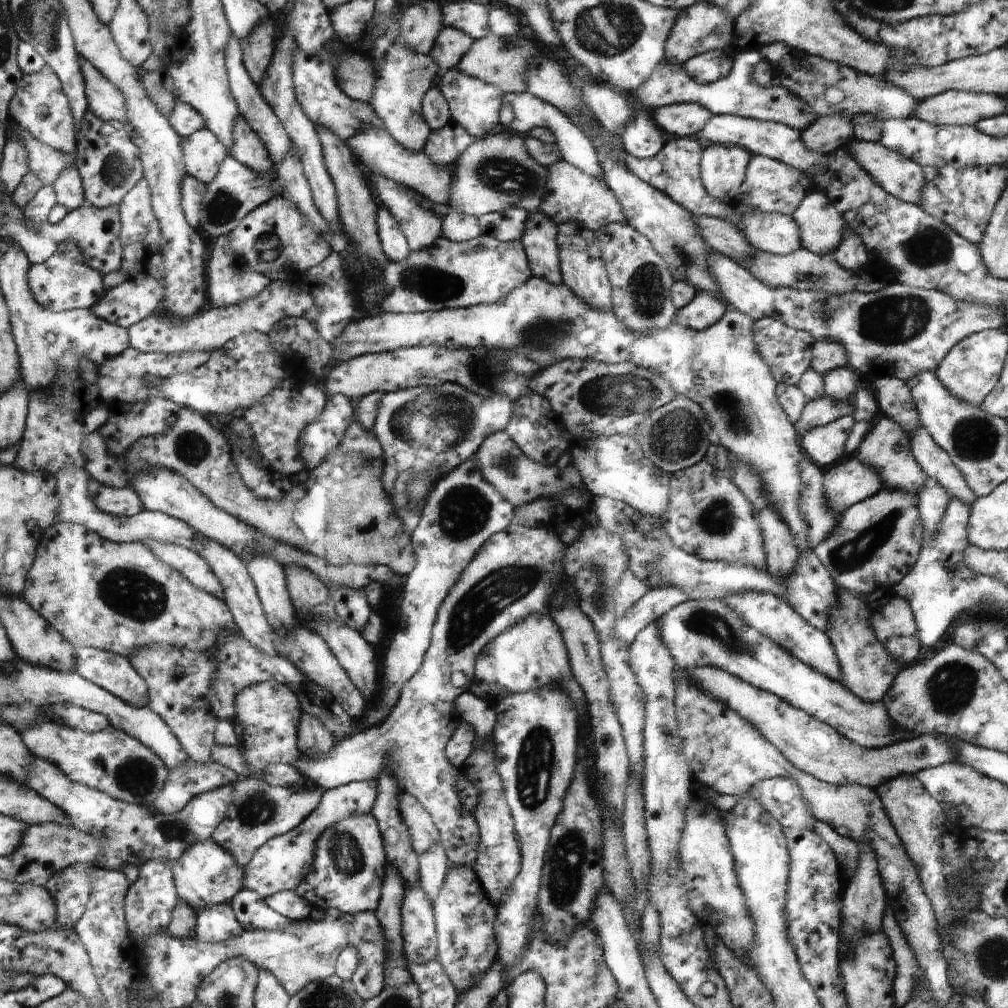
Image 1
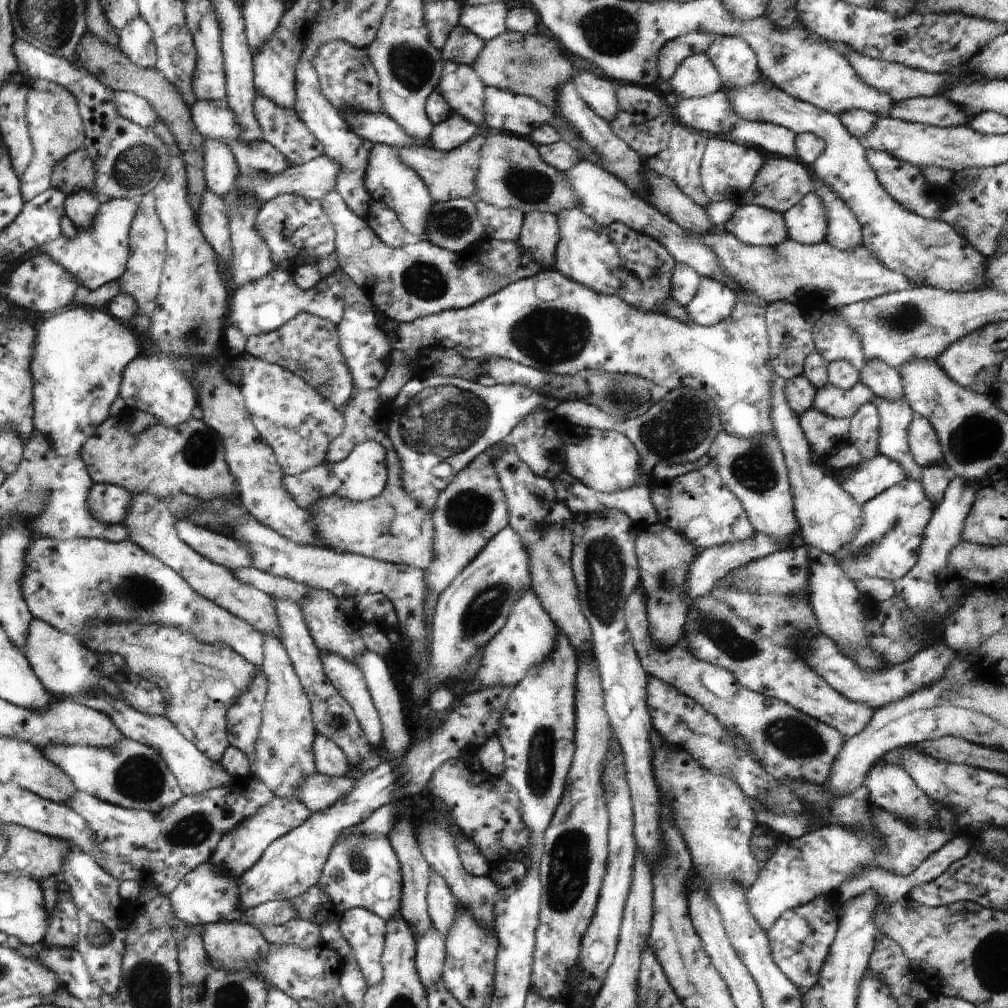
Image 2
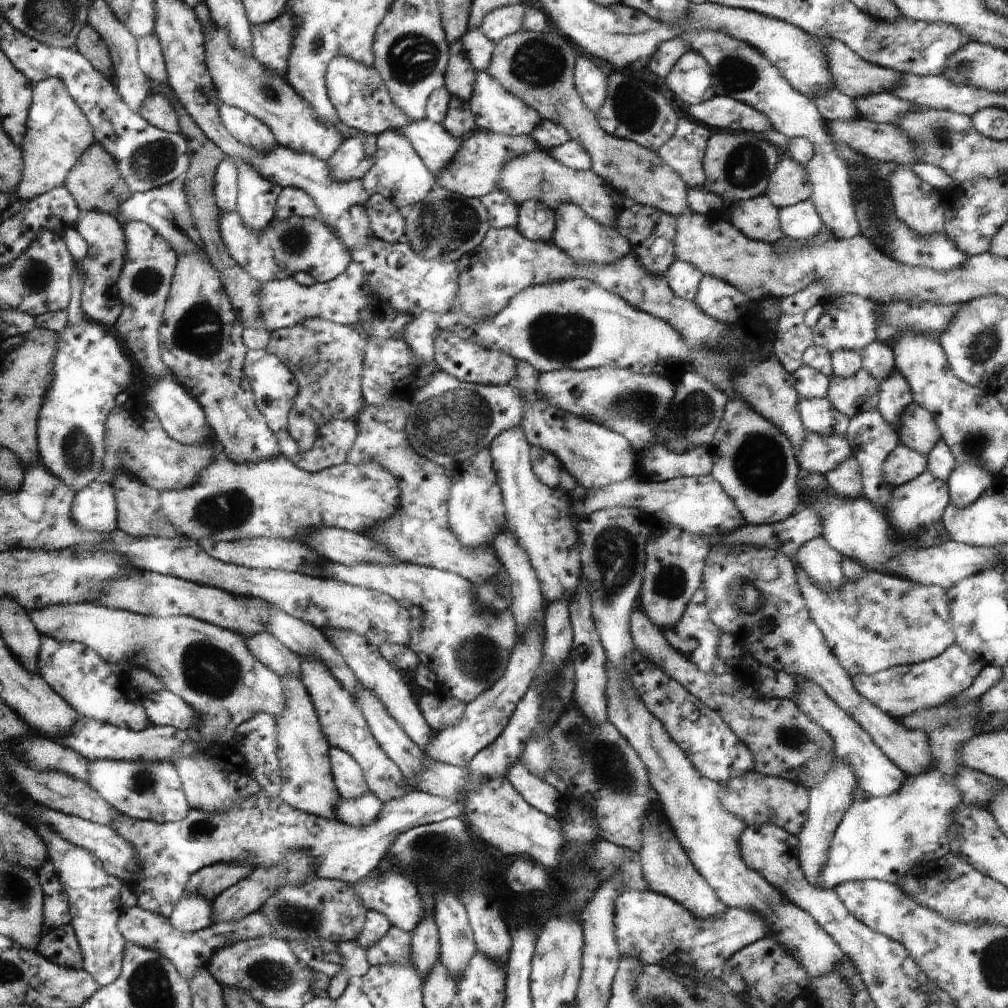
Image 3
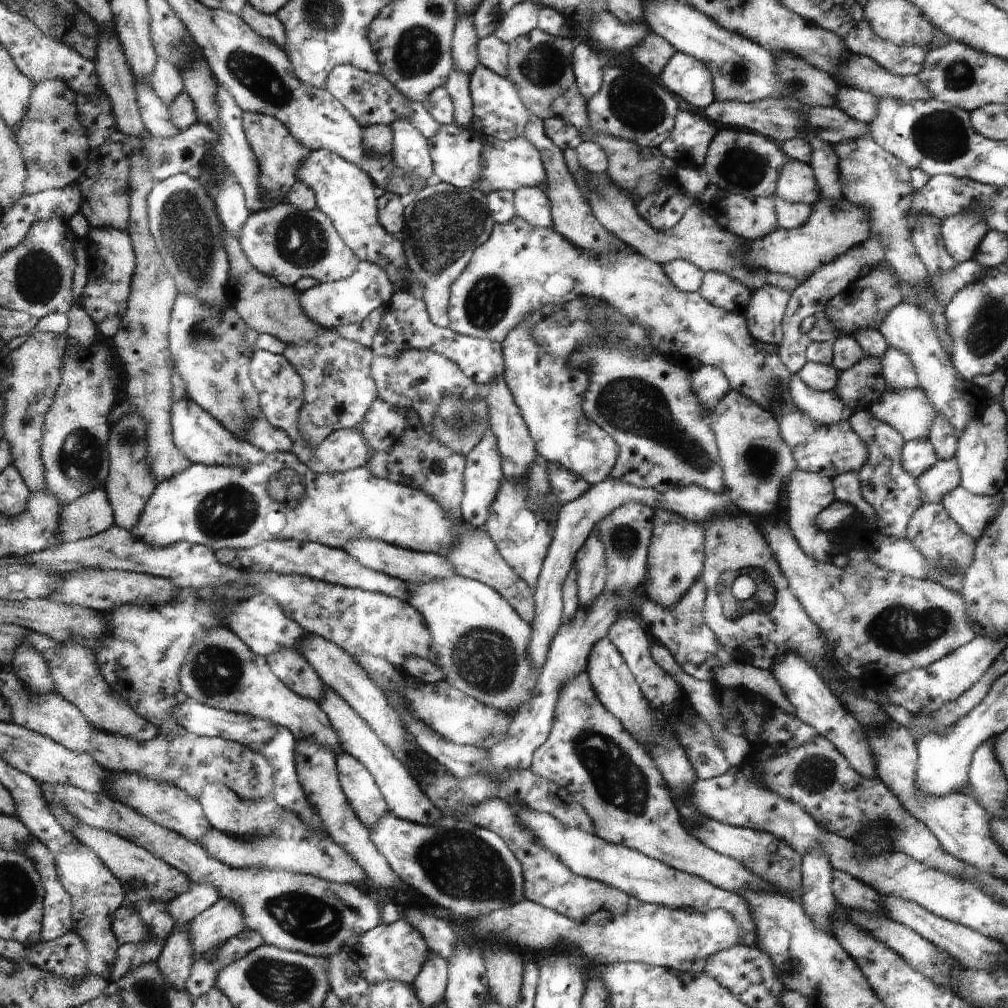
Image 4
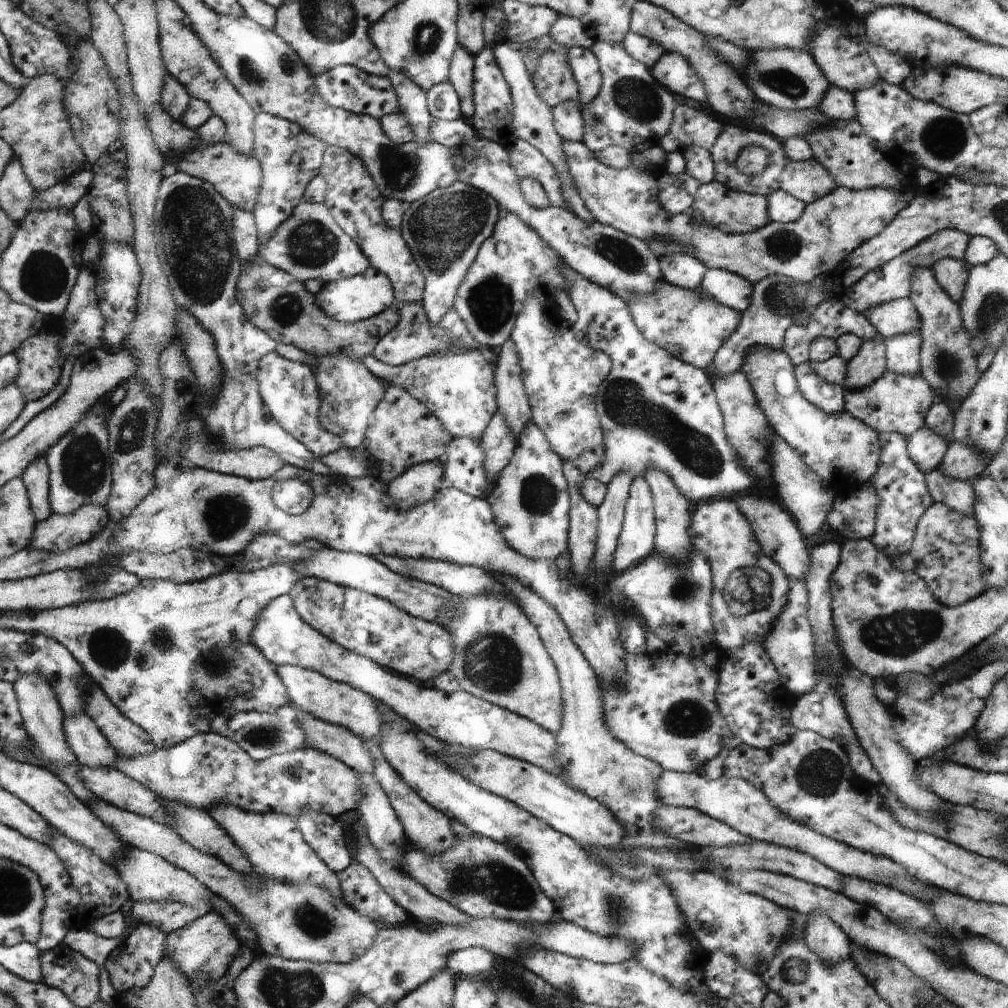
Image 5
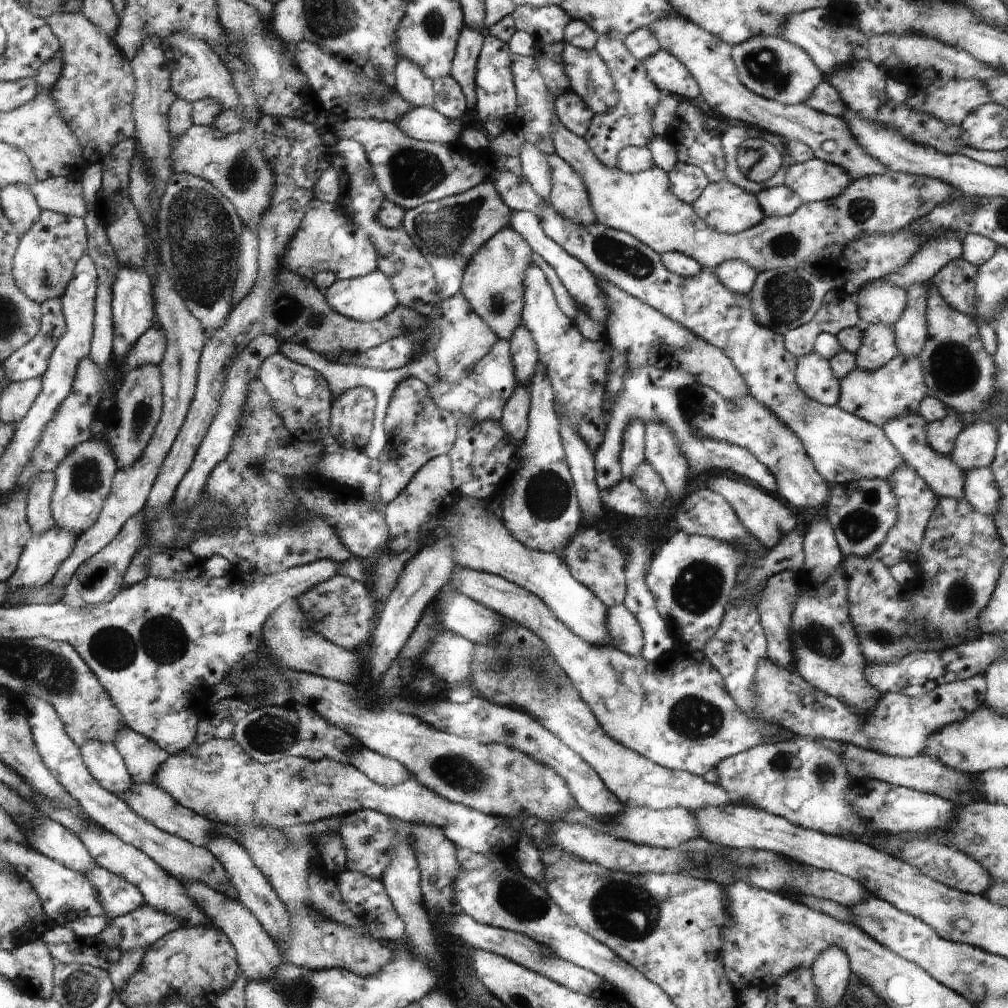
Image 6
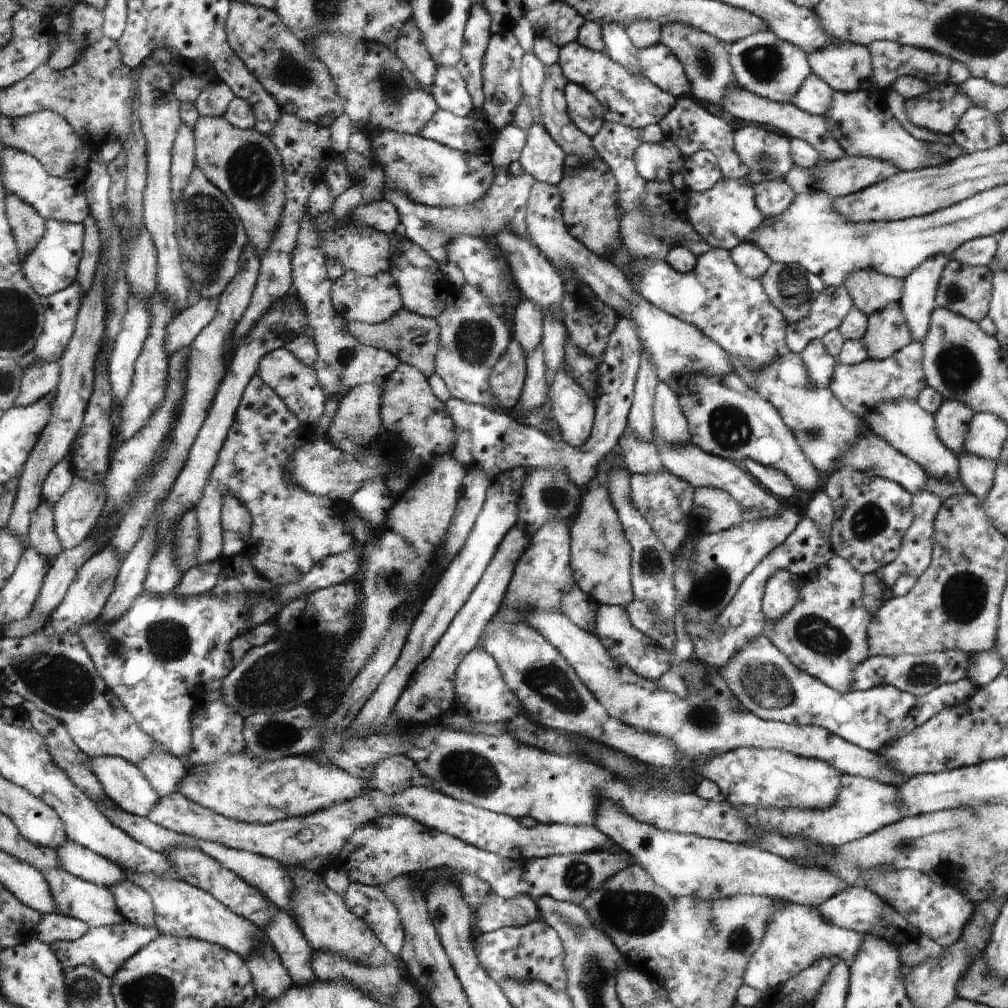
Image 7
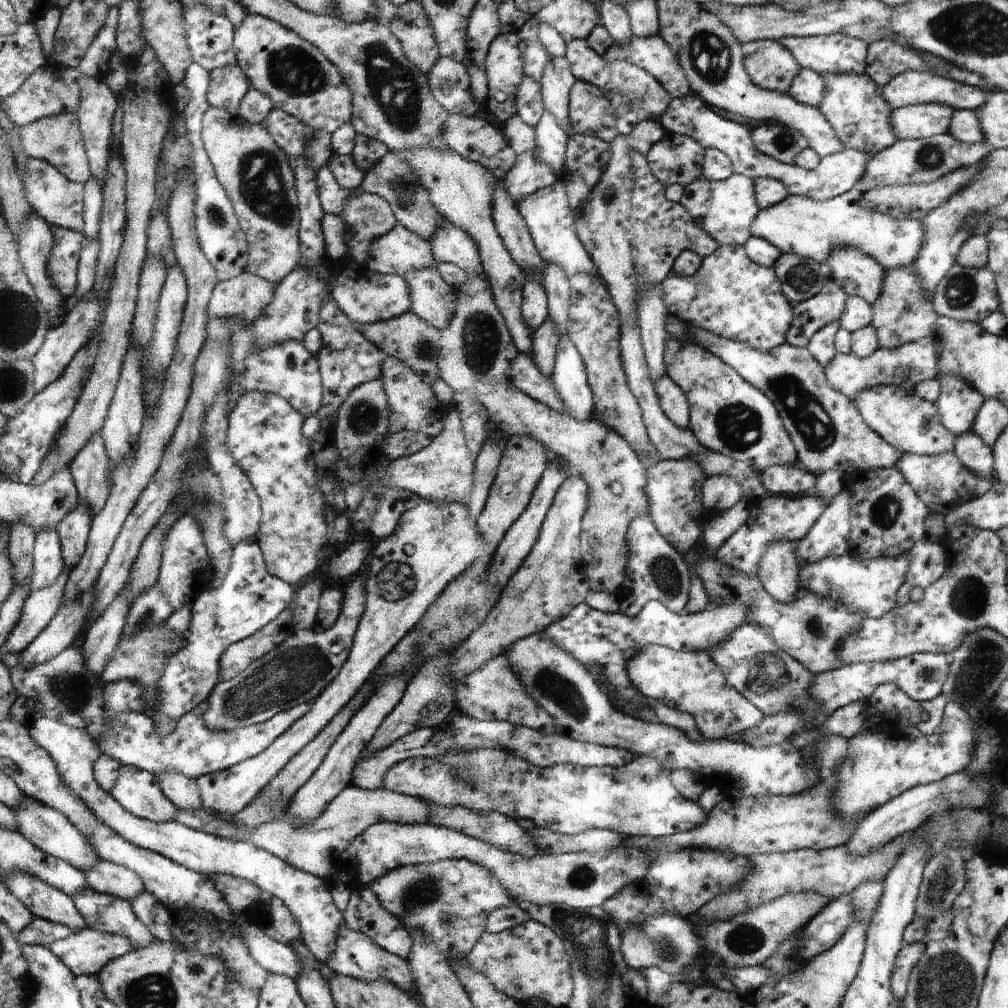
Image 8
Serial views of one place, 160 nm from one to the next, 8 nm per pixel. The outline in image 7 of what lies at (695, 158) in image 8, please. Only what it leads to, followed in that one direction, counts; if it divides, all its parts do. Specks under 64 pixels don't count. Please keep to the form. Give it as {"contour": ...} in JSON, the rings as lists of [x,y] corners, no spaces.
{"contour":[[[666,138],[662,143],[641,143],[634,160],[644,180],[662,182],[670,181],[673,174],[680,173],[686,158],[676,142]]]}

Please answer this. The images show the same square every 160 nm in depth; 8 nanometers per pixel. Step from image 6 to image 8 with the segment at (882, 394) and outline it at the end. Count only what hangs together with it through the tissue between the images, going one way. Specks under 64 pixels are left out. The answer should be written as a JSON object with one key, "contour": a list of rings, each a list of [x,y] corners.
{"contour":[[[932,336],[924,337],[896,348],[879,347],[872,354],[859,357],[854,353],[836,353],[825,366],[824,372],[829,385],[849,399],[865,388],[883,384],[895,384],[905,389],[914,389],[922,381],[938,378],[937,352]]]}

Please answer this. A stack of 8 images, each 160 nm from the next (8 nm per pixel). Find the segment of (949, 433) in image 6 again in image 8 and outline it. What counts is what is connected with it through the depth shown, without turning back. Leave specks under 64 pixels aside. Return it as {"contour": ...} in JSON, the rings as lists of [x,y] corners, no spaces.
{"contour":[[[939,370],[938,380],[941,391],[935,403],[937,404],[942,424],[950,432],[953,432],[955,436],[972,429],[979,408],[986,399],[985,396],[978,392],[978,389],[975,389],[968,381],[957,377],[956,373],[947,372],[940,375]]]}

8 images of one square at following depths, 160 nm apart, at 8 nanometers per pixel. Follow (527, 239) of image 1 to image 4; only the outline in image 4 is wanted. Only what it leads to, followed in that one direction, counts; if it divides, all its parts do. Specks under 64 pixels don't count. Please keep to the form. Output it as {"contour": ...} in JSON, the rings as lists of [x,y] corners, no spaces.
{"contour":[[[523,187],[513,193],[515,215],[532,228],[553,228],[552,205],[540,187]]]}

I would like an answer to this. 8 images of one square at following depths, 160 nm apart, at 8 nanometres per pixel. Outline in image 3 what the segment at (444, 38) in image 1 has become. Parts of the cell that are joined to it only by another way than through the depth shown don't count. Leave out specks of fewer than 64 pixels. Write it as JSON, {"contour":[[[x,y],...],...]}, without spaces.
{"contour":[[[480,28],[467,29],[466,34],[461,36],[466,56],[472,63],[476,72],[486,71],[493,58],[496,43],[490,40]]]}

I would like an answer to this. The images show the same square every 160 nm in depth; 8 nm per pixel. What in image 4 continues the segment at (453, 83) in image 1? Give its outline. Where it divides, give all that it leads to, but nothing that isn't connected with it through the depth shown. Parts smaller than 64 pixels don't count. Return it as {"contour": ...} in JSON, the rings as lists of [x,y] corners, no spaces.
{"contour":[[[458,14],[457,31],[454,32],[453,65],[456,70],[466,72],[468,76],[476,70],[479,64],[476,44],[478,44],[478,36],[474,30],[473,14]]]}

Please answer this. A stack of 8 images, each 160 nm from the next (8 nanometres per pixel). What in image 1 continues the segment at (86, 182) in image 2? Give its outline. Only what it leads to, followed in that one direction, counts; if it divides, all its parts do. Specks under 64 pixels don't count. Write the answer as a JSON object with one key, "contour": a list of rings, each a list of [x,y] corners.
{"contour":[[[16,128],[16,134],[24,140],[26,150],[26,166],[44,185],[52,185],[62,172],[66,172],[70,166],[76,164],[76,158],[72,153],[64,153],[54,148],[48,148],[34,140],[28,132],[22,132]]]}

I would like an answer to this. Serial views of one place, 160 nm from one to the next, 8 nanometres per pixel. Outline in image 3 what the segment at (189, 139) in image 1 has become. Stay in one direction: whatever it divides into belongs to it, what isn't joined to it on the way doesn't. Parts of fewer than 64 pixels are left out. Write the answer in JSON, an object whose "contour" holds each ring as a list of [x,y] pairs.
{"contour":[[[227,157],[217,168],[215,176],[216,201],[221,212],[237,210],[237,165]]]}

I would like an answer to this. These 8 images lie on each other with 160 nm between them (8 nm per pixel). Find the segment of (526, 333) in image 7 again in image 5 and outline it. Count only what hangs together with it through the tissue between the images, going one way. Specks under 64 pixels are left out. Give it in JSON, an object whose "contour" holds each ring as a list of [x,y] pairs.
{"contour":[[[512,342],[504,343],[497,352],[495,385],[498,392],[498,411],[502,411],[513,433],[519,435],[530,422],[532,411],[529,393],[523,385],[521,358]]]}

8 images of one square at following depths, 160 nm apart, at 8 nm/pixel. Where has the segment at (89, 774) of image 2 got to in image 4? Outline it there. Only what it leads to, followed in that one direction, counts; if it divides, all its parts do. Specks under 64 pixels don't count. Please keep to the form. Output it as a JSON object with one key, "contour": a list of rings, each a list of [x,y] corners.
{"contour":[[[118,773],[115,774],[112,786],[115,789],[114,797],[122,804],[130,806],[161,827],[180,833],[193,843],[198,843],[198,840],[202,840],[206,834],[212,832],[213,826],[206,820],[201,804],[176,784],[154,780],[140,774]]]}

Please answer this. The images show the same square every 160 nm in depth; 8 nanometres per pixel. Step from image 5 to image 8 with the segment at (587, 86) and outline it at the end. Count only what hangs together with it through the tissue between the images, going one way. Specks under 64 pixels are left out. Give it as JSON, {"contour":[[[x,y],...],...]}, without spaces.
{"contour":[[[574,39],[566,43],[566,58],[571,64],[572,71],[578,81],[586,81],[597,86],[608,98],[614,102],[616,114],[616,128],[620,135],[628,137],[641,120],[647,118],[659,119],[668,108],[671,100],[669,92],[649,72],[638,68],[629,60],[619,57],[615,61],[608,61],[590,48],[584,39]]]}

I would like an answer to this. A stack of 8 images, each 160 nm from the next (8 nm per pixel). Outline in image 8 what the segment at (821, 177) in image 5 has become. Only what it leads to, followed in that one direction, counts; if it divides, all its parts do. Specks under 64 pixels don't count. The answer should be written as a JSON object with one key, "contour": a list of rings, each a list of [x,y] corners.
{"contour":[[[950,133],[932,135],[923,139],[898,139],[888,148],[874,153],[857,187],[863,191],[890,185],[930,184],[962,167],[974,167],[992,151],[985,140],[968,144],[956,140]]]}

